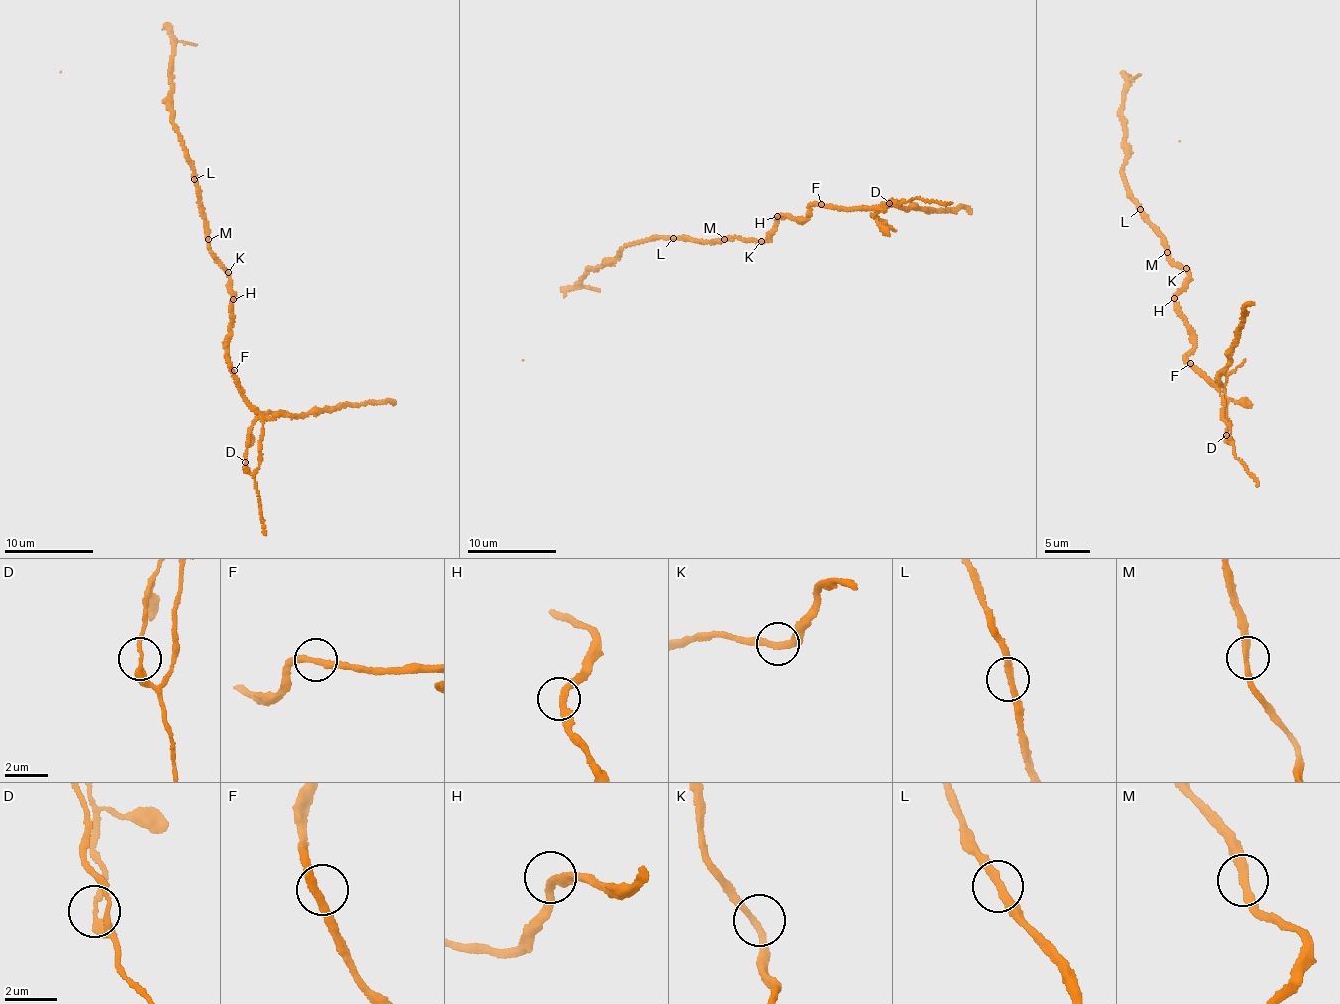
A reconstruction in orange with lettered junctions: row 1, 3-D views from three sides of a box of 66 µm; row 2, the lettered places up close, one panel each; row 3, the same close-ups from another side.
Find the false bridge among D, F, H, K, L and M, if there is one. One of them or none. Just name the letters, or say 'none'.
D

